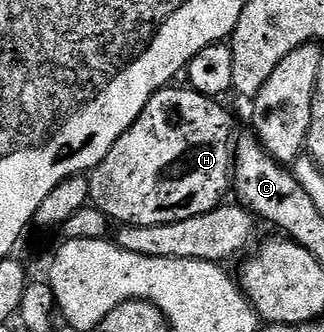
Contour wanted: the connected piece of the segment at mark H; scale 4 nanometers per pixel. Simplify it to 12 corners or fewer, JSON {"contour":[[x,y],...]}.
{"contour":[[157,90],[88,174],[121,225],[195,219],[226,200],[233,117]]}

